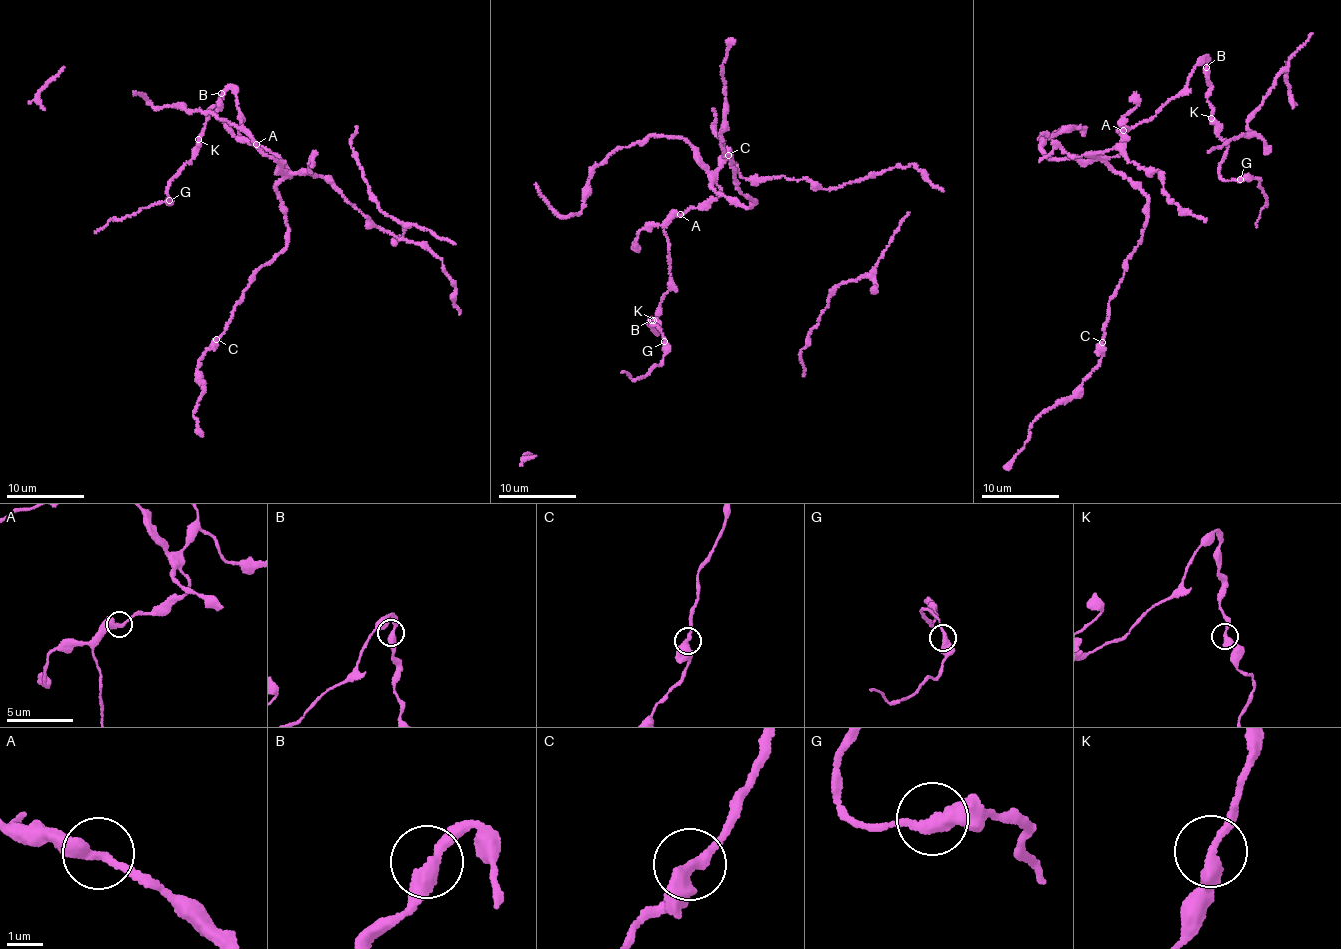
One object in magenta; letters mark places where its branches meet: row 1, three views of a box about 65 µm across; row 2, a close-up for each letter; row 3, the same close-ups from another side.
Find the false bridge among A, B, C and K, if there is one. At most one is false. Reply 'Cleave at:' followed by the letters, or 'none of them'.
Cleave at: none of them

